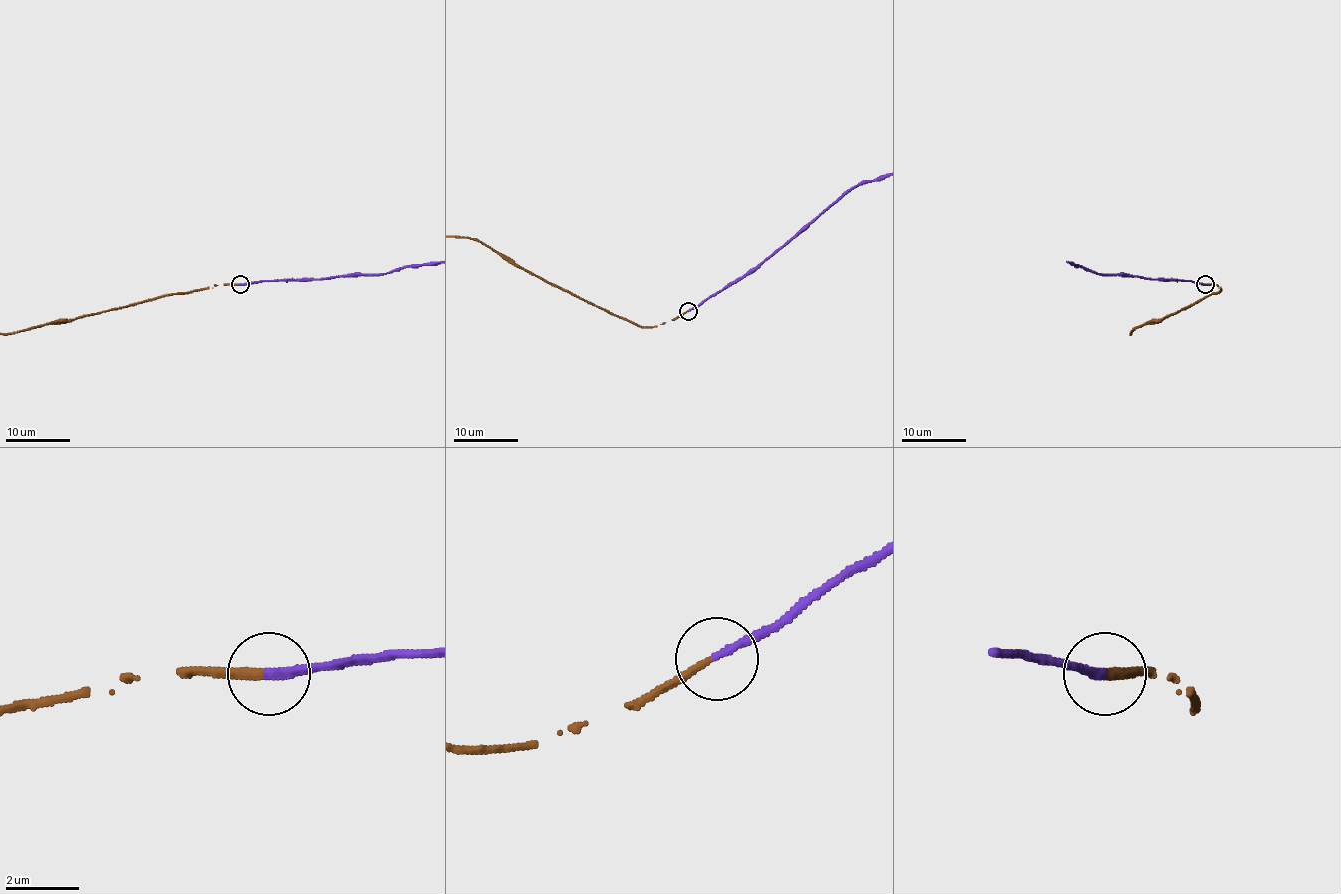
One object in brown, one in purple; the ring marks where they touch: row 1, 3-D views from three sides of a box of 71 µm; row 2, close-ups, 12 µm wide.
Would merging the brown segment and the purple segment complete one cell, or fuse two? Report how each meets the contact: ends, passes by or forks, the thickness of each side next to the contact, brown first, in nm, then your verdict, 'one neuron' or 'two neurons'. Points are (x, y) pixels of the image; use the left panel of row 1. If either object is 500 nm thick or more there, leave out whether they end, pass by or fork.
brown ends | purple ends | 240/220 nm | one neuron

